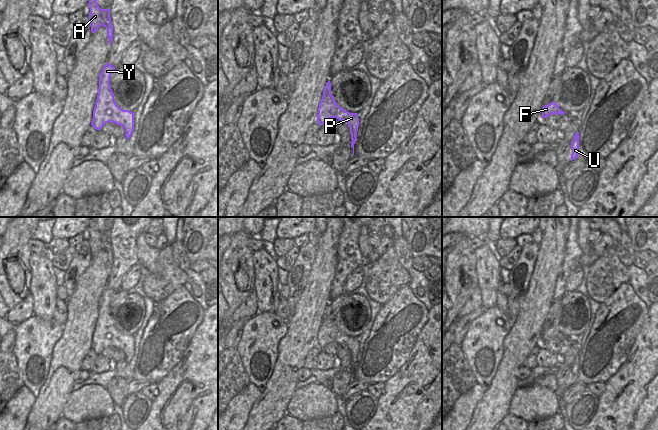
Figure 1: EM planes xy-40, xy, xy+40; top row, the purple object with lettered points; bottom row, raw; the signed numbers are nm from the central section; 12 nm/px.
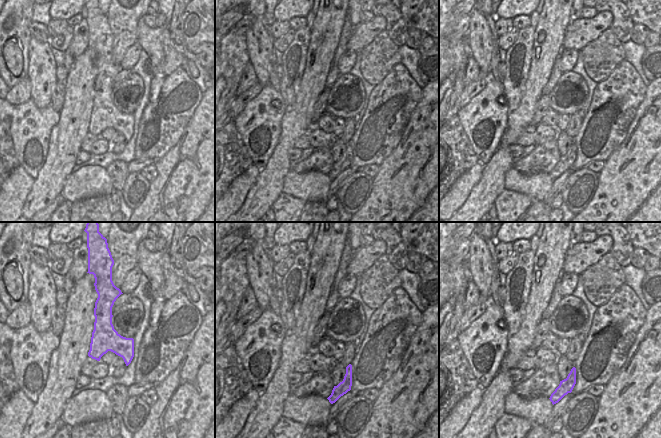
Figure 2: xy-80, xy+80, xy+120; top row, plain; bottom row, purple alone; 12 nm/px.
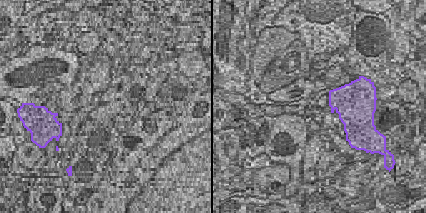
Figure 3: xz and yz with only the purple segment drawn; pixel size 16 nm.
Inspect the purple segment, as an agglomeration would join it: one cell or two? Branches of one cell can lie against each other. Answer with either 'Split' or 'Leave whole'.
Leave whole.

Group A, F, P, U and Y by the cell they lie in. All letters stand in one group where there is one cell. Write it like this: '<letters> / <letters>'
A F P U Y

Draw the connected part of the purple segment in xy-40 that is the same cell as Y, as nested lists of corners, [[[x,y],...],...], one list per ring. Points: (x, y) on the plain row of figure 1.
[[[108,286],[99,299],[99,313],[91,349],[98,355],[108,347],[113,346],[125,353],[129,363],[134,355],[134,336],[121,333],[114,325],[114,317],[110,309],[110,301],[115,291]]]

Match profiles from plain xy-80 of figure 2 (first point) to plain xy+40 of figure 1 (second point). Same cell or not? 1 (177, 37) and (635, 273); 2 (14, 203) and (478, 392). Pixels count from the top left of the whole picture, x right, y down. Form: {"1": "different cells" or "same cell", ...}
{"1": "different cells", "2": "same cell"}

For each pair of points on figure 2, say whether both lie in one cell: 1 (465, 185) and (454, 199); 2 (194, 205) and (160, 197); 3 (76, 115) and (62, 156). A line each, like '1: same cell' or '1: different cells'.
1: same cell
2: same cell
3: same cell

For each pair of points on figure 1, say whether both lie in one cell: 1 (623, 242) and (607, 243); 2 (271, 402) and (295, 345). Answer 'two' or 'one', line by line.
1: two
2: one

